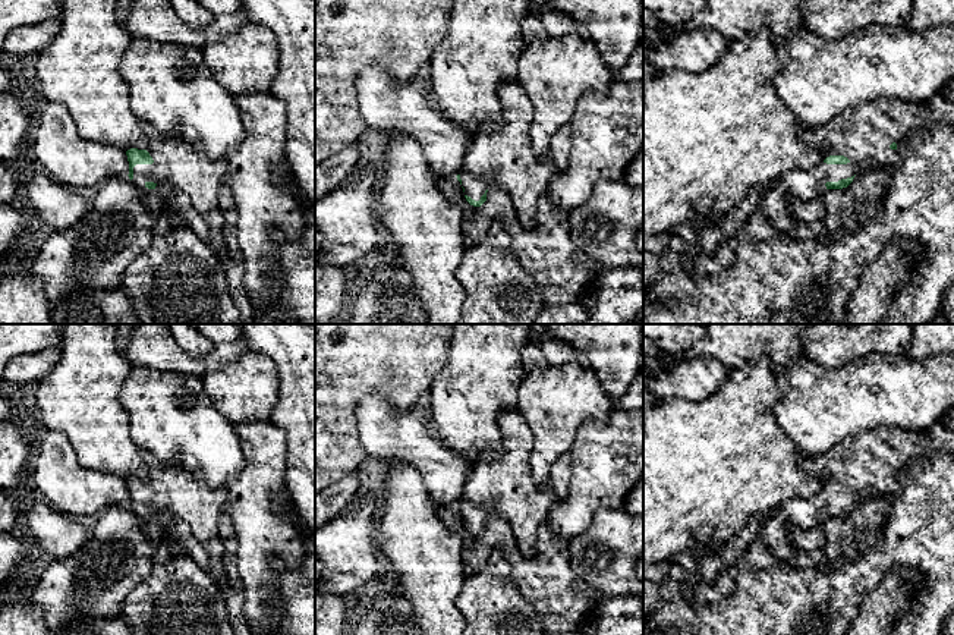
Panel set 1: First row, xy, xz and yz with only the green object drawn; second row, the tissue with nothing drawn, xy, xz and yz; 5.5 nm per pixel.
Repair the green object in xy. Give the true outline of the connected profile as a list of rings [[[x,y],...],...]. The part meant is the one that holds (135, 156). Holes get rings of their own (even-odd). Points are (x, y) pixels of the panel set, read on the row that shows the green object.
[[[144,122],[147,148],[126,151],[129,179],[138,189],[148,192],[158,183],[171,183],[191,198],[193,210],[210,227],[207,243],[223,258],[224,216],[218,207],[218,191],[224,183],[224,158],[210,160],[179,132],[161,132]]]

